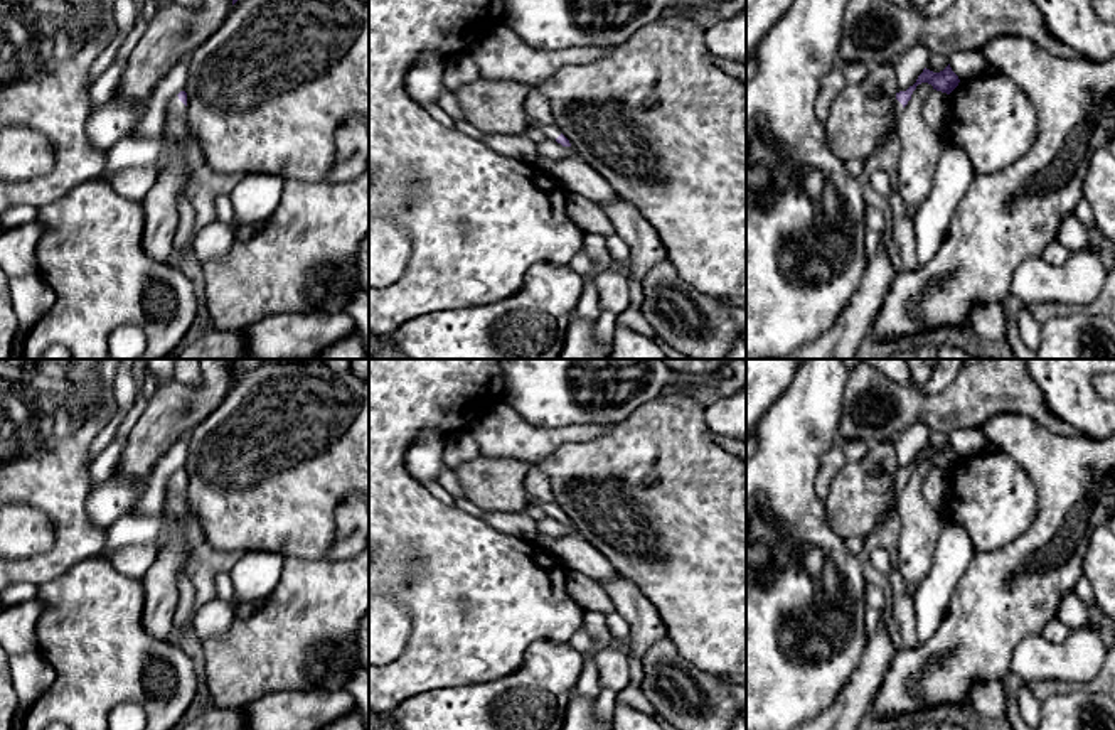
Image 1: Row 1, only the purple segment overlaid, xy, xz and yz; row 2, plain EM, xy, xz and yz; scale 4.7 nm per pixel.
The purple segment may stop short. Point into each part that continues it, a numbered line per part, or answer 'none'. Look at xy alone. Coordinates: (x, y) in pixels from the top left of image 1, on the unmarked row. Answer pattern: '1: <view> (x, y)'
1: xy (174, 484)

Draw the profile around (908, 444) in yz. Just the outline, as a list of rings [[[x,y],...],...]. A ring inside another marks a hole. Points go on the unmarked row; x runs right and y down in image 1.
[[[918,421],[898,435],[896,455],[899,469],[908,467],[916,460],[918,454],[926,445],[930,433],[931,430],[925,423]]]

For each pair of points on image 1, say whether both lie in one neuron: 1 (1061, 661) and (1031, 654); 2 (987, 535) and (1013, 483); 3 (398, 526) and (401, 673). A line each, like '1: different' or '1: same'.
1: same
2: same
3: same

